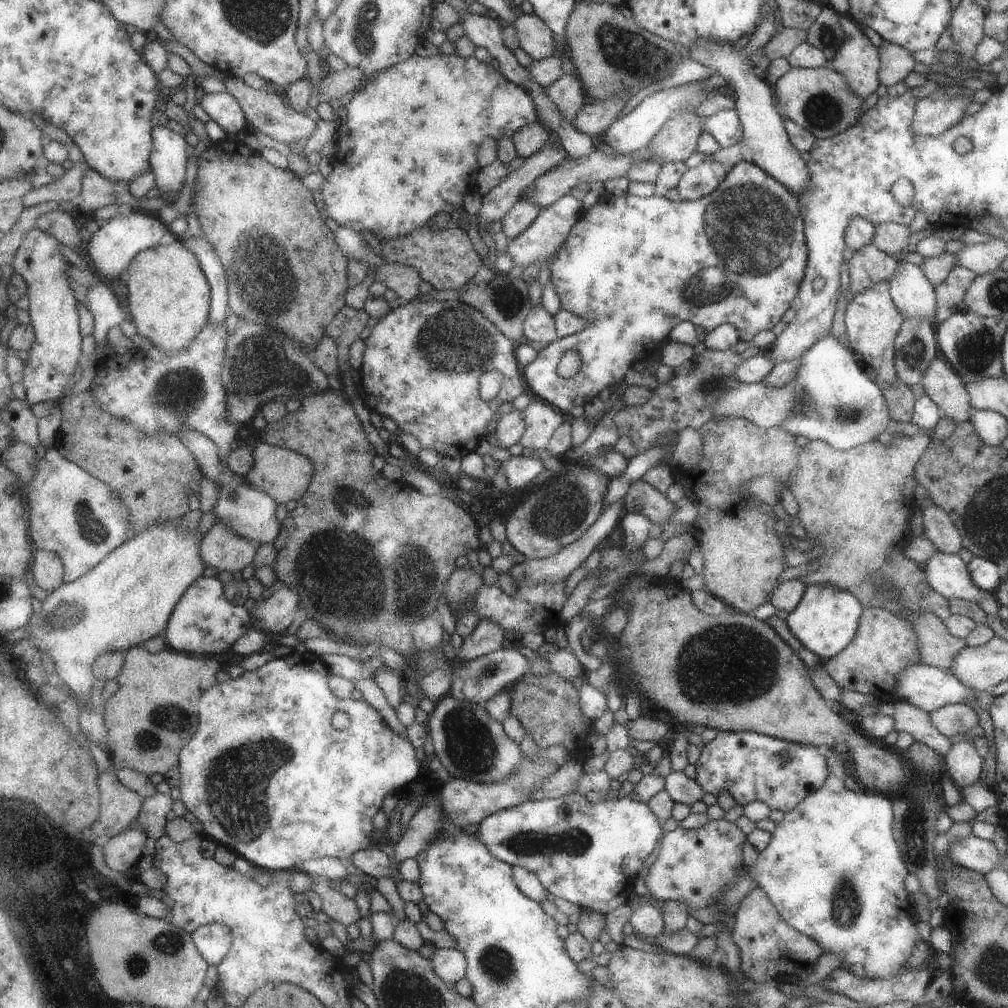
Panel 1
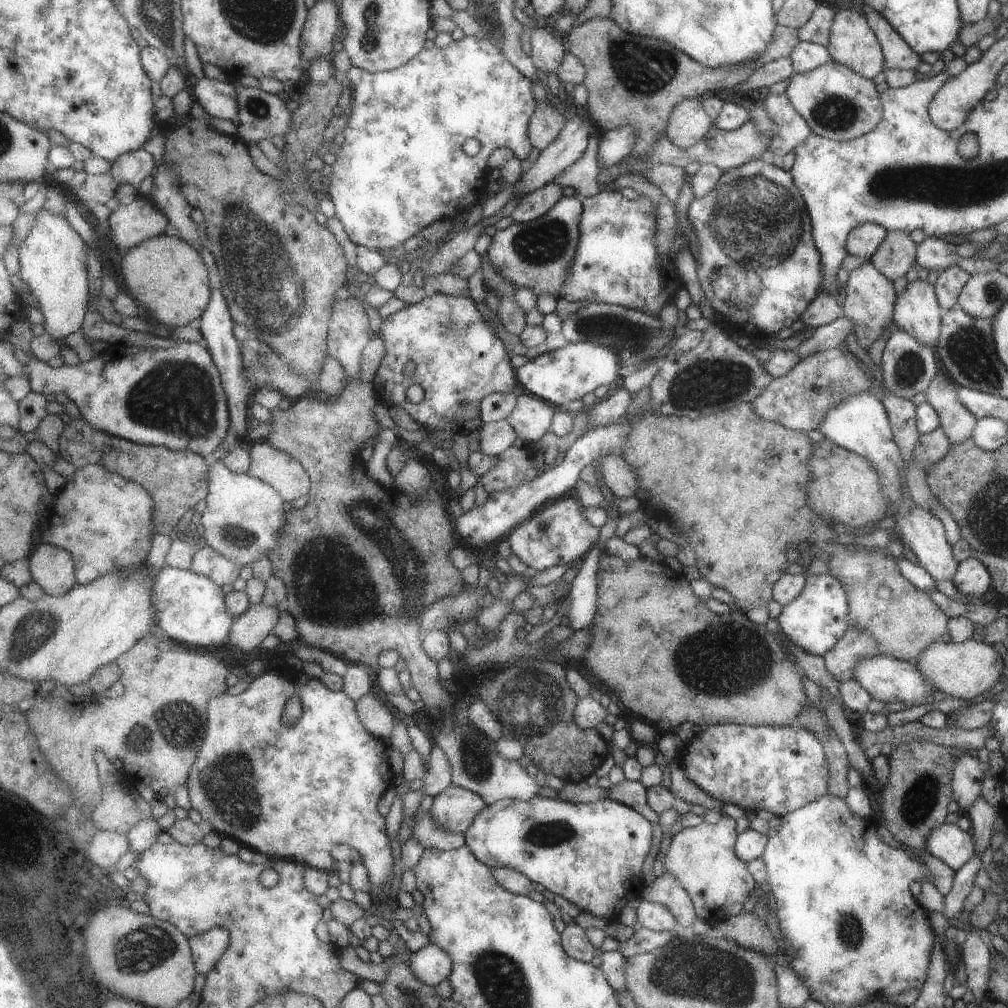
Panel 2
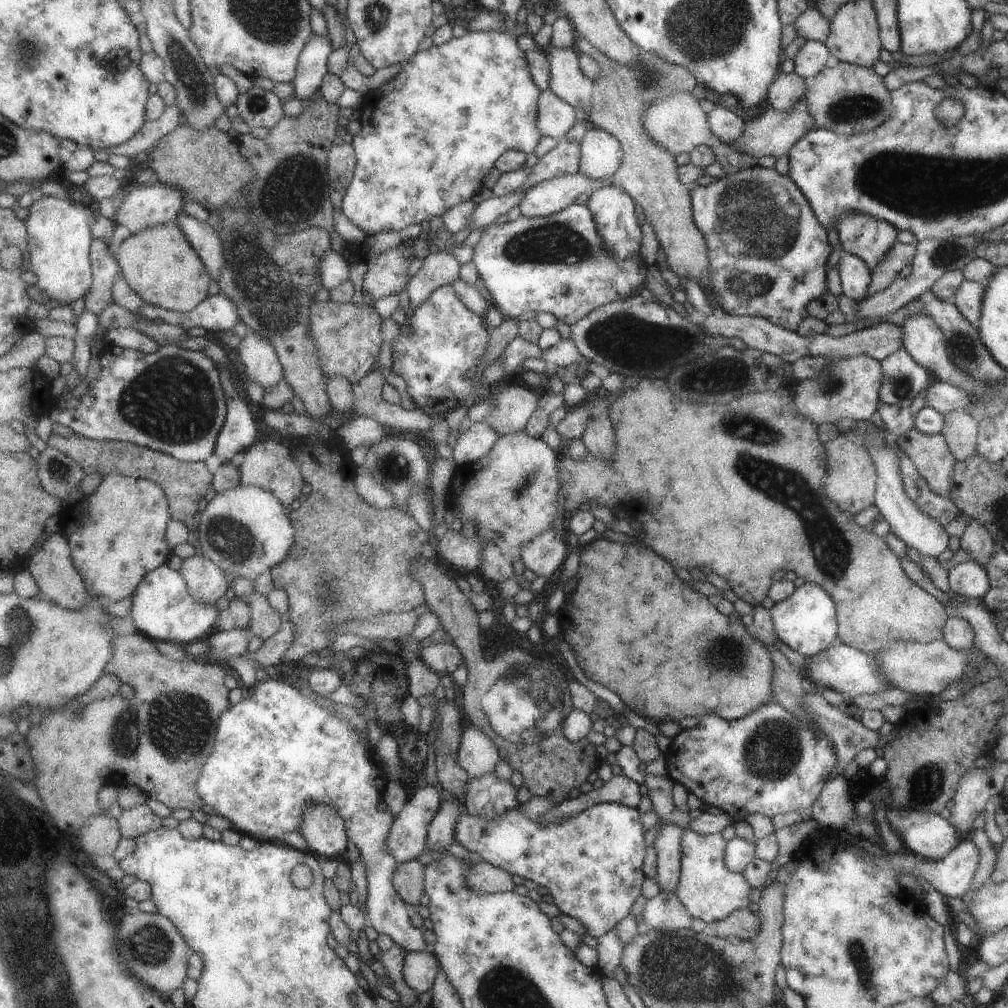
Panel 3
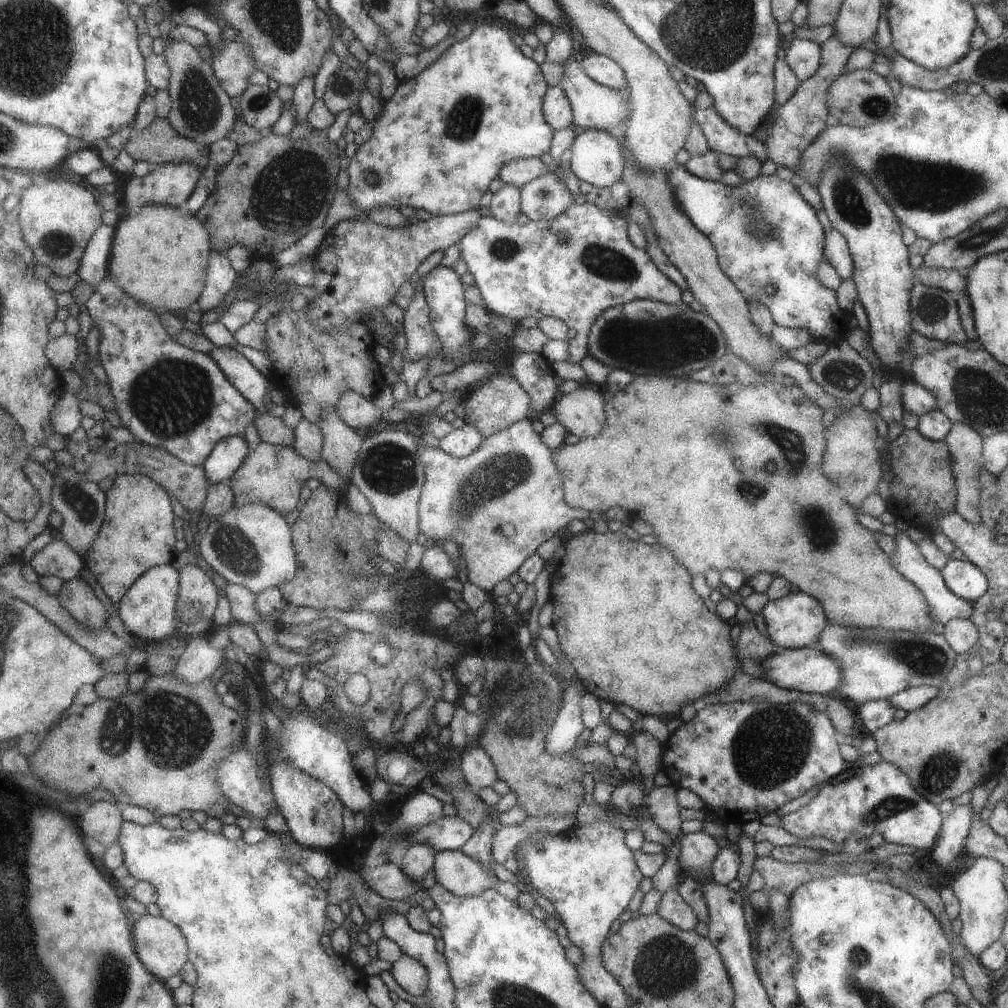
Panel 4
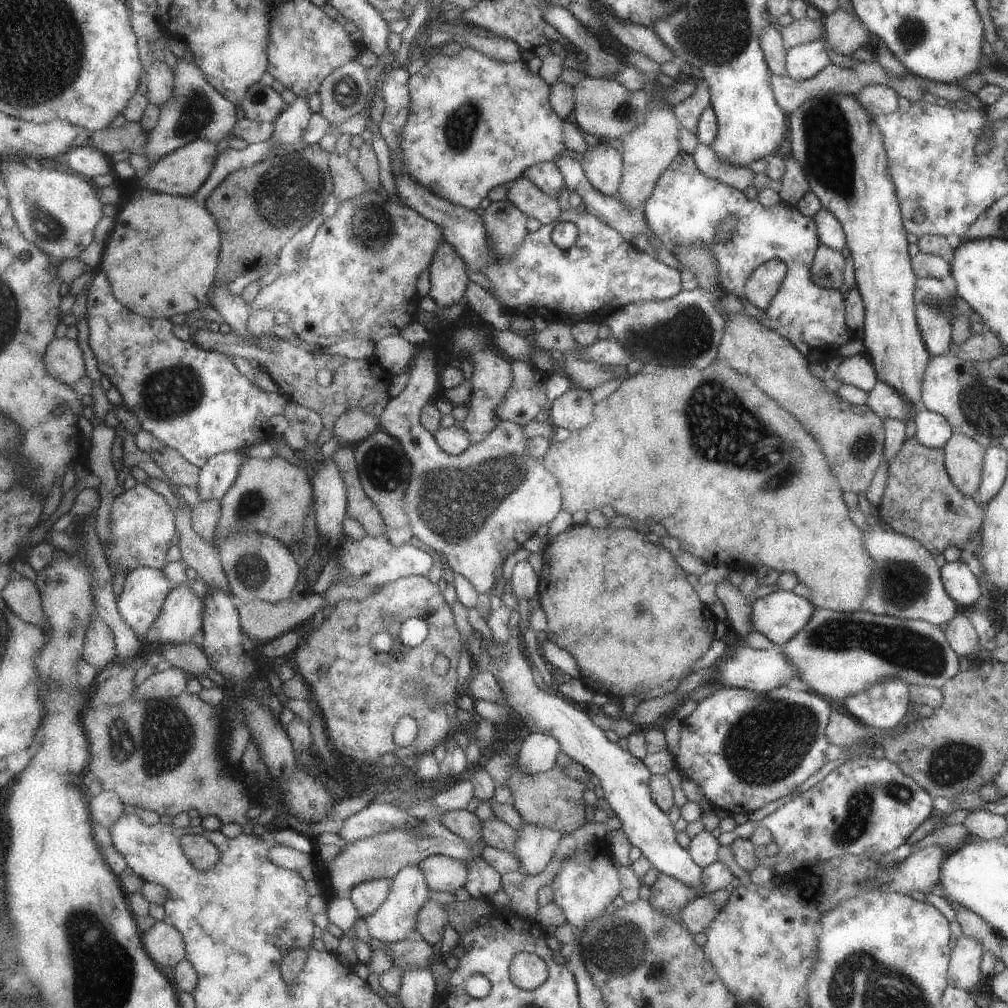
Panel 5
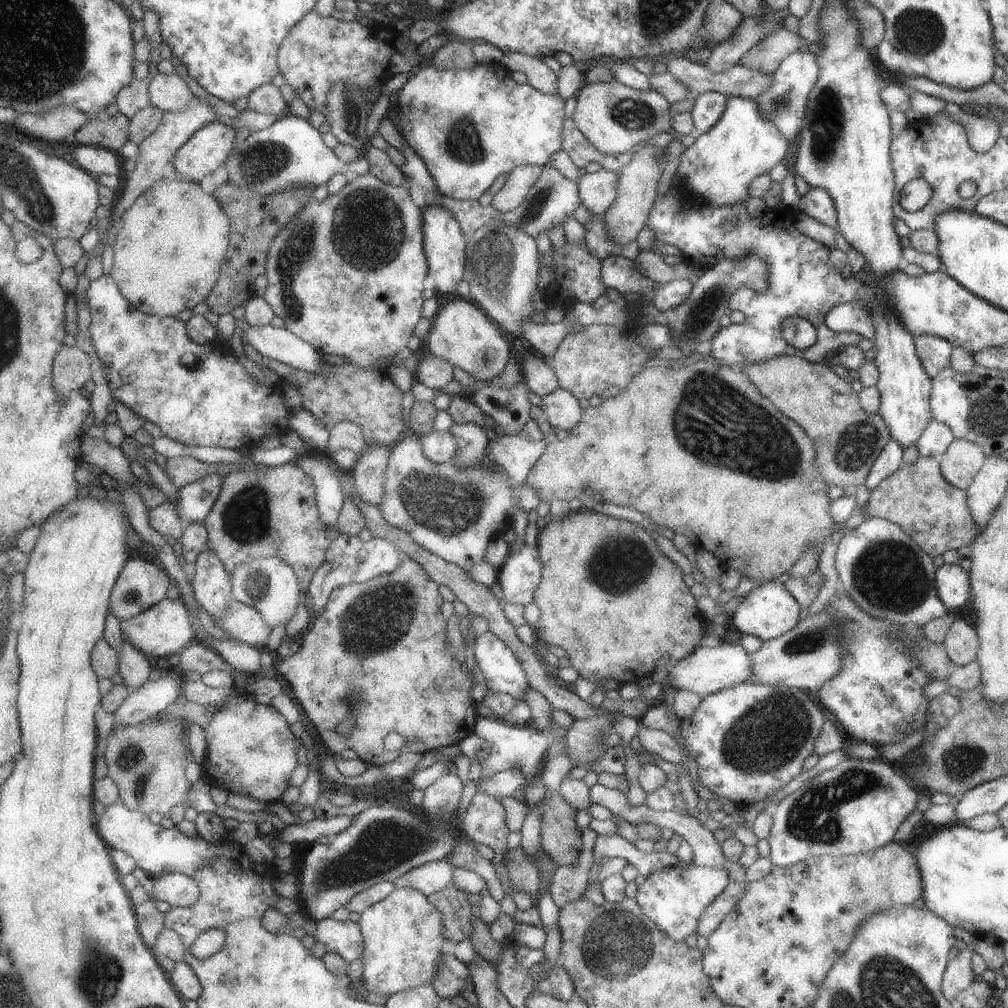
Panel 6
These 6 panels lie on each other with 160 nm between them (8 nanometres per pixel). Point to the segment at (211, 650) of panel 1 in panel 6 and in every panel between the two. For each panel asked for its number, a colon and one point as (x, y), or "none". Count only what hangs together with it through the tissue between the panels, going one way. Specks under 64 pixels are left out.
2: (193, 611)
3: (163, 608)
4: (149, 610)
5: (142, 593)
6: (143, 582)

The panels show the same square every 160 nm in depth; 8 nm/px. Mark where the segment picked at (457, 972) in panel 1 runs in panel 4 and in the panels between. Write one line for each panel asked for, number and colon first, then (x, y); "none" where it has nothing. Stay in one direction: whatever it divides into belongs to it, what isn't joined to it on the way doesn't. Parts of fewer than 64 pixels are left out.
2: (431, 964)
3: (420, 970)
4: (411, 974)

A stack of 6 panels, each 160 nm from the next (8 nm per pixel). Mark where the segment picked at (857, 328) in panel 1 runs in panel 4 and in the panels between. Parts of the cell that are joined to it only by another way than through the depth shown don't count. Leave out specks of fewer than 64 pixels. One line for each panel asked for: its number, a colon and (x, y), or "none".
2: (868, 302)
3: (853, 275)
4: (835, 253)

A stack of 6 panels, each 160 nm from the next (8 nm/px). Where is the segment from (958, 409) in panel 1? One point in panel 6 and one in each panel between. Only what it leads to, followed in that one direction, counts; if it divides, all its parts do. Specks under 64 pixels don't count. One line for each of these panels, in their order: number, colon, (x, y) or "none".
2: (957, 423)
3: (959, 429)
4: (964, 445)
5: (962, 456)
6: (959, 462)

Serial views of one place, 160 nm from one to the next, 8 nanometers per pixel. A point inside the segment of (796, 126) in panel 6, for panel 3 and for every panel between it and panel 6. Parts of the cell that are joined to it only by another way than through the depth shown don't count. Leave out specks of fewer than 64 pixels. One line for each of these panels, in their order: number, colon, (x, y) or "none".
3: (808, 59)
4: (802, 57)
5: (801, 62)

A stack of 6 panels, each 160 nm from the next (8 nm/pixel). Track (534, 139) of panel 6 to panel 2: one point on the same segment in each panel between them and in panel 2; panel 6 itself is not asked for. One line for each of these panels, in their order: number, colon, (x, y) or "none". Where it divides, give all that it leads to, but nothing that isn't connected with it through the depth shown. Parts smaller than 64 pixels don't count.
2: (401, 167)
3: (435, 130)
4: (436, 148)
5: (474, 123)

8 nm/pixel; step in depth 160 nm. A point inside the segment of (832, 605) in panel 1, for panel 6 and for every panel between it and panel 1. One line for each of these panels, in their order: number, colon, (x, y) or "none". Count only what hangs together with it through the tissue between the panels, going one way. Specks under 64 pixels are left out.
2: (813, 621)
3: (805, 621)
4: (796, 620)
5: (778, 616)
6: (766, 611)

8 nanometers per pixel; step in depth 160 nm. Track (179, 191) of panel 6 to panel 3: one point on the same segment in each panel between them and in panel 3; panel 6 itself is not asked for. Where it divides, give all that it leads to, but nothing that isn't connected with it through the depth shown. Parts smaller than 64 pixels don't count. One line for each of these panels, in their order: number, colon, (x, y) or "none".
3: (159, 264)
4: (160, 256)
5: (162, 257)

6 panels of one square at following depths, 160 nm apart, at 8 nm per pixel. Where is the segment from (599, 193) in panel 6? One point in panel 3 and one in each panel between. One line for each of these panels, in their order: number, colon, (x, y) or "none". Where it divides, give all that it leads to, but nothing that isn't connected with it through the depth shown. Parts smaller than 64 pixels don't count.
3: (602, 153)
4: (597, 157)
5: (604, 166)

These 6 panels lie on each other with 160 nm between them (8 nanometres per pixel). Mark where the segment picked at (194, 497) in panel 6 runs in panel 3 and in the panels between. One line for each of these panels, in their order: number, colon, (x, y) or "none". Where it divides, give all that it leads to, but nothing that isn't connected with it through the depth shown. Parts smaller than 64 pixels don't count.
3: (240, 432)
4: (229, 455)
5: (218, 475)

